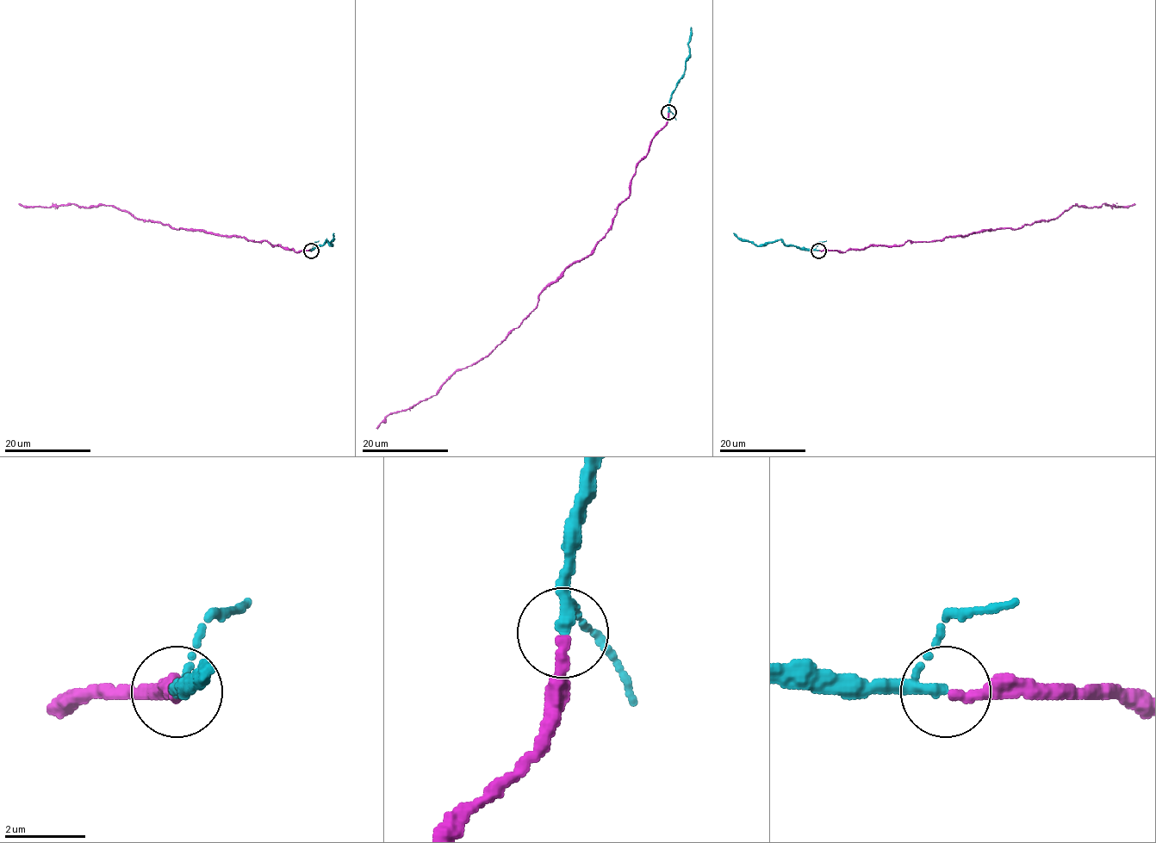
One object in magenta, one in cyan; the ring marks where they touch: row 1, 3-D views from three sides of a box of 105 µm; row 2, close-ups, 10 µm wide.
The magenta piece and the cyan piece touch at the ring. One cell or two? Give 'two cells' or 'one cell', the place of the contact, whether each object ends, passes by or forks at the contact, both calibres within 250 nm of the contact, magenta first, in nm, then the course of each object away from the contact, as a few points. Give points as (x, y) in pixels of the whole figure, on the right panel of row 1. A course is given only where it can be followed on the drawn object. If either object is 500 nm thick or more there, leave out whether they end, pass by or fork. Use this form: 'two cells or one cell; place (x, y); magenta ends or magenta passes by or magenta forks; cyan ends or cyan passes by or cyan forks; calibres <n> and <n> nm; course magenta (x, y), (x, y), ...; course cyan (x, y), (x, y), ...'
one cell; place (818, 251); magenta ends; cyan passes by; calibres 260 and 240 nm; course magenta (819, 251), (942, 241), (1048, 221), (1072, 205), (1115, 207), (1134, 203); course cyan (818, 251), (787, 246), (780, 239), (760, 245), (742, 241), (733, 233)

